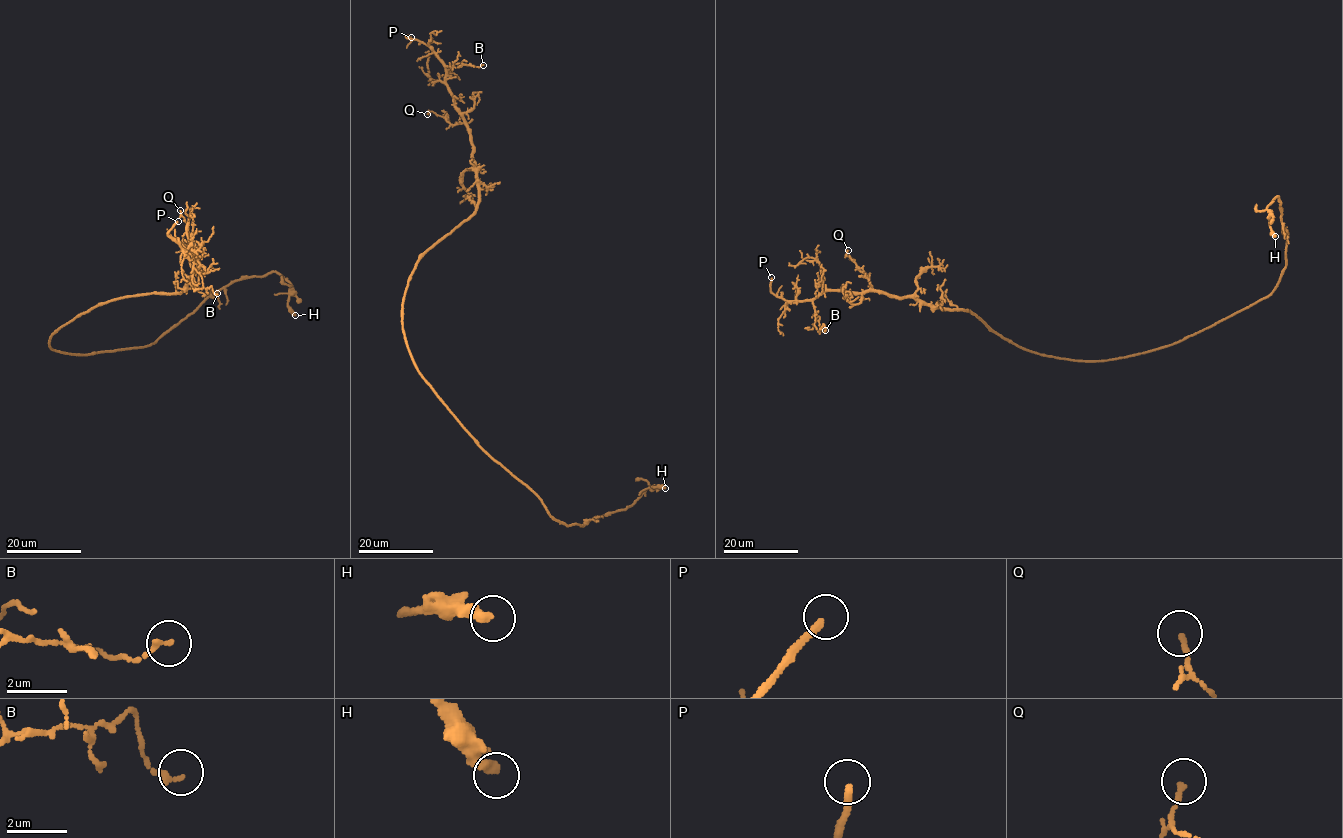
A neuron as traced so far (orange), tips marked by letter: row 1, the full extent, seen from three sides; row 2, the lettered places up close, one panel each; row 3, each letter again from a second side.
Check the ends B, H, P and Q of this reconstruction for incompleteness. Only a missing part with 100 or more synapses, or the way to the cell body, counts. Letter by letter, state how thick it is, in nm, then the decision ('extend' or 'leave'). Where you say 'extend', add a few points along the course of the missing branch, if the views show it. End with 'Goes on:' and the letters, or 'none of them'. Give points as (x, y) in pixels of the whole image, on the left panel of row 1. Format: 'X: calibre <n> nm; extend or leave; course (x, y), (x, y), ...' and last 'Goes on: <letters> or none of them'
B: calibre 170 nm; leave
H: calibre 360 nm; leave
P: calibre 220 nm; extend; course (178, 221), (179, 211), (168, 194), (176, 210), (181, 211), (190, 203), (199, 148), (211, 129)
Q: calibre 170 nm; leave
Goes on: P

